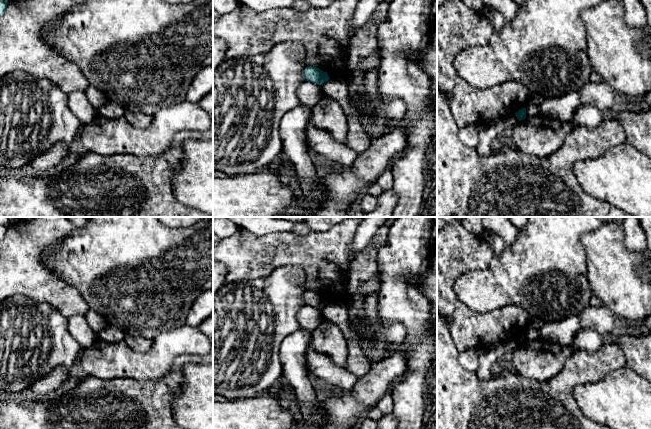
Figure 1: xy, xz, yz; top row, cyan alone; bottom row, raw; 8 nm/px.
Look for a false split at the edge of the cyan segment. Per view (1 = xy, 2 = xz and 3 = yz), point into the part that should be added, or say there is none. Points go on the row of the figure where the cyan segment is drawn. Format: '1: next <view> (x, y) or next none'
1: next none
2: next none
3: next none

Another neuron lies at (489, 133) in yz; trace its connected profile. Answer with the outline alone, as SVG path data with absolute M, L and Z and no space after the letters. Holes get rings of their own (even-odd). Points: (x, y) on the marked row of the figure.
M510 115L479 124L479 143L476 147L478 154L481 157L488 156L500 137L508 133L518 122L515 115Z

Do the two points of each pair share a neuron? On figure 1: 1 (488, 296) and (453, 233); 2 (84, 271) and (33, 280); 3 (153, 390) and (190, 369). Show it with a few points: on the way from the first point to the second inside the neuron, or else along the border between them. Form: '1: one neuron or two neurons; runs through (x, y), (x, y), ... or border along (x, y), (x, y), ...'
1: two neurons; border along (493, 257), (487, 267), (464, 272), (454, 284)
2: two neurons; border along (41, 261), (78, 290)
3: two neurons; border along (186, 362), (182, 371), (182, 387), (174, 396)

